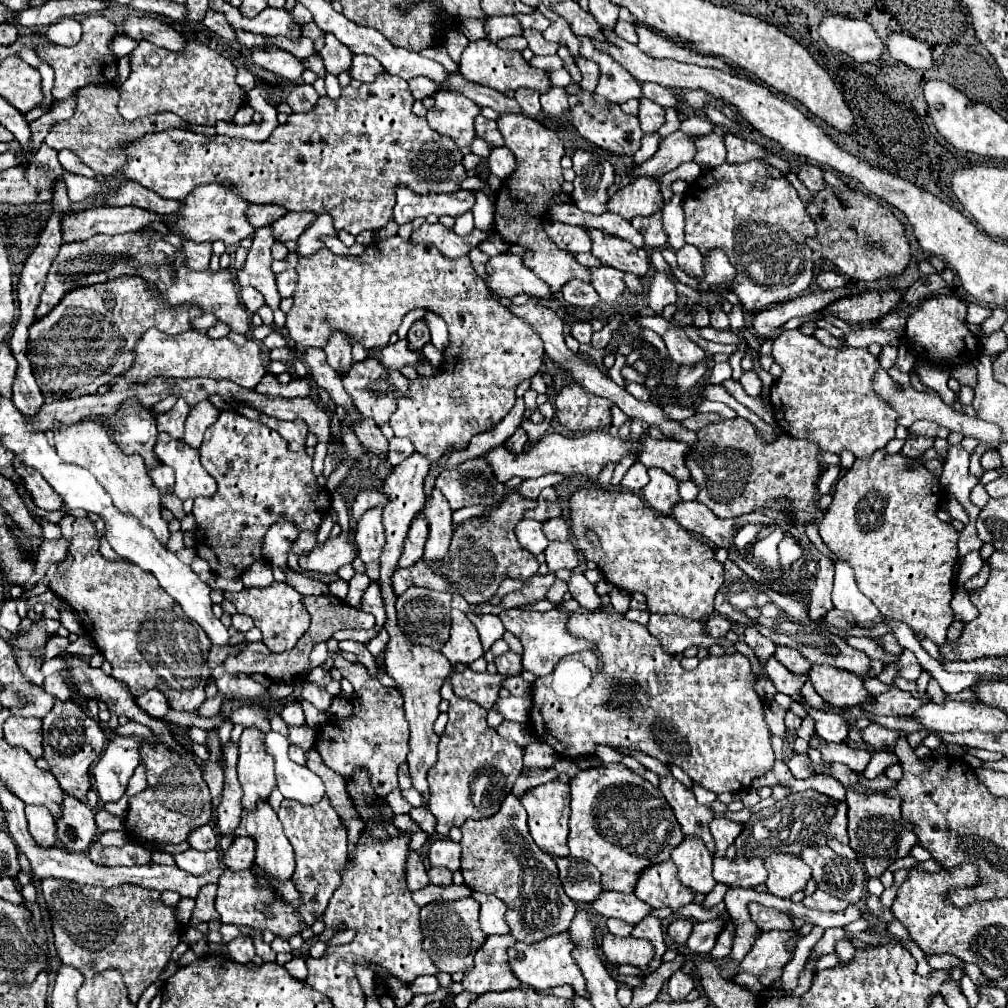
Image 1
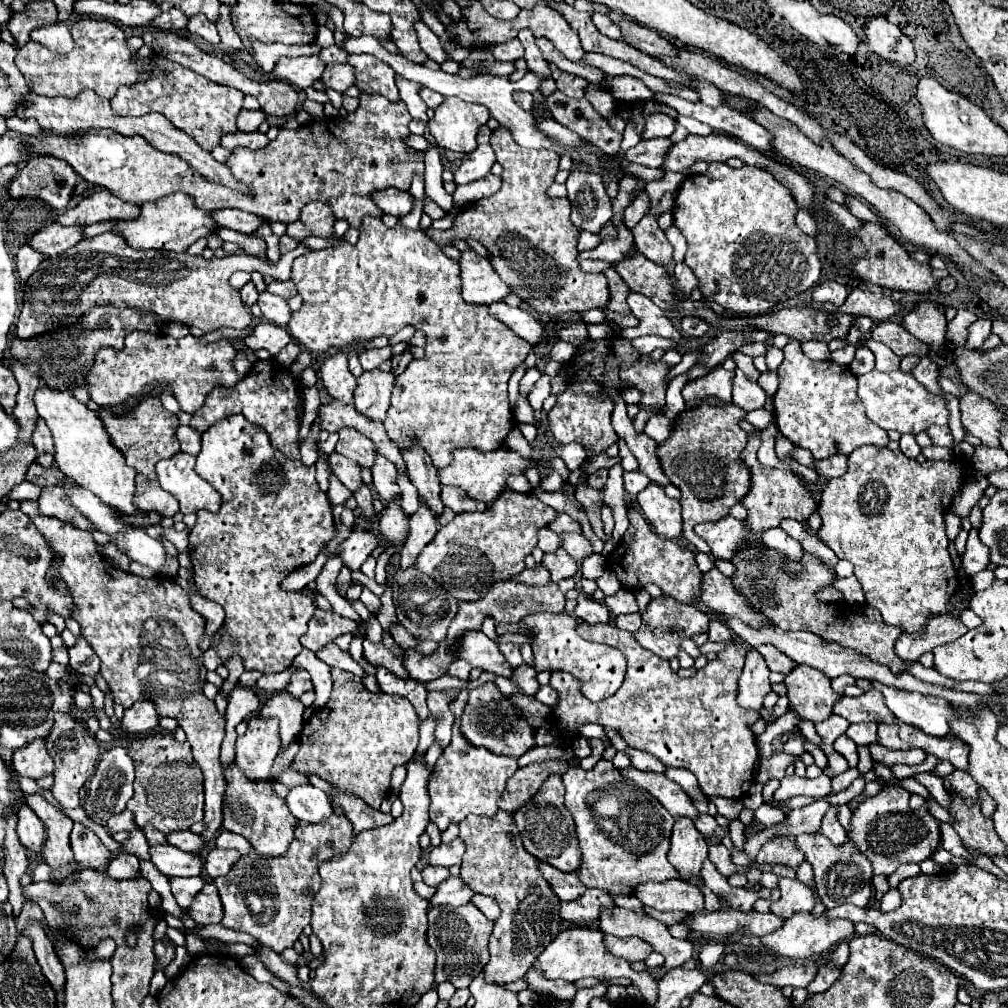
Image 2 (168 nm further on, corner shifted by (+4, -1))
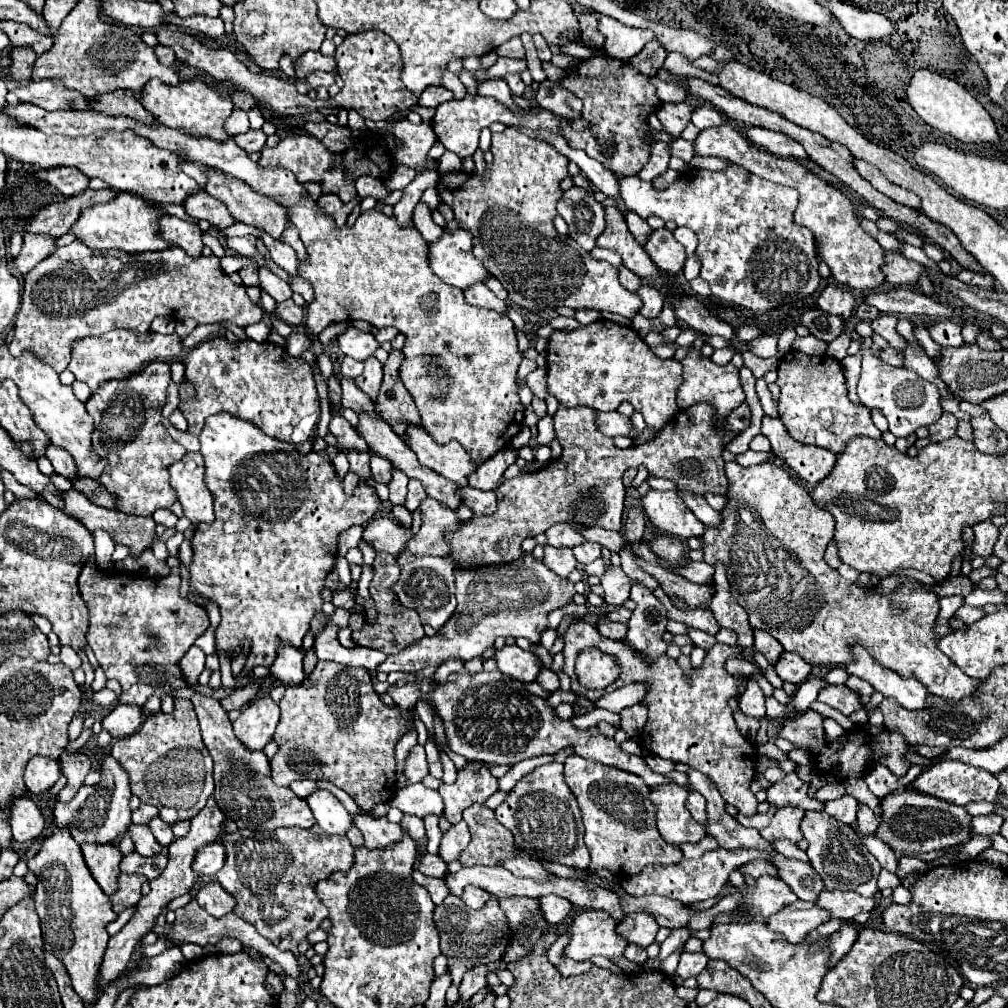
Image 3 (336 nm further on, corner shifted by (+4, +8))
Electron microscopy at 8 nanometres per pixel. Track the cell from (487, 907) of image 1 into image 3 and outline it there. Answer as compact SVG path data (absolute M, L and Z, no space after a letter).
M467 886L463 892L463 902L473 910L479 910L489 898L491 898L491 894L487 890L477 888L477 886Z

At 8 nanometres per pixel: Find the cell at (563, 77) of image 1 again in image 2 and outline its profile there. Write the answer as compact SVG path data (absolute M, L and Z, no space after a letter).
M351 37L351 39L345 39L345 51L347 53L371 53L371 55L377 55L377 59L385 59L385 63L389 63L399 75L403 75L405 79L409 81L417 81L445 97L459 97L467 103L481 103L485 105L493 119L499 121L501 127L509 129L515 143L521 145L521 147L527 147L527 149L549 149L549 151L555 151L557 155L565 155L565 157L571 157L575 163L583 165L583 157L579 155L579 151L575 147L565 147L565 145L559 145L557 141L553 141L551 137L547 137L545 133L541 133L537 129L537 123L535 123L535 117L529 113L529 111L523 111L519 109L519 105L513 101L513 91L537 91L541 81L543 79L537 79L537 75L533 75L531 71L519 79L519 81L511 81L509 77L493 77L493 75L473 75L473 77L459 77L459 75L449 75L449 73L443 73L443 71L431 71L427 69L425 65L417 65L417 63L409 63L405 61L401 55L397 53L389 53L381 47L381 43L375 39L375 37Z

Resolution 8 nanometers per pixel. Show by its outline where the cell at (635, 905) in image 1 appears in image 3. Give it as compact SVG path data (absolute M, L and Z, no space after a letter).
M549 894L549 896L541 896L541 910L545 914L545 920L549 924L559 924L563 922L571 912L573 912L573 904L567 898L561 898L557 894Z

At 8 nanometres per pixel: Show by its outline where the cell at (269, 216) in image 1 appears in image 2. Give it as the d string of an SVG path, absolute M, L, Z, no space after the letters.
M219 209L219 211L213 211L211 217L219 227L227 227L227 229L233 229L245 235L253 233L259 225L263 225L261 217L245 213L241 209Z

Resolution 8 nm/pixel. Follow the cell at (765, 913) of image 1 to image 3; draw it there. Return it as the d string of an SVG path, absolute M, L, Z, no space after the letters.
M569 756L565 760L565 782L577 798L585 824L585 846L591 852L589 870L609 870L617 880L639 874L649 864L679 864L683 852L679 846L667 844L657 830L657 806L649 802L651 788L625 770L601 766L587 758Z

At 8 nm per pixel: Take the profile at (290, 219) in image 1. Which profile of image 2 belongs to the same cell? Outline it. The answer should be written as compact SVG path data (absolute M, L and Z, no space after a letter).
M313 201L301 209L299 221L287 225L287 235L293 239L299 239L299 241L303 241L309 235L329 239L335 235L333 223L335 223L335 217L333 217L331 207L323 201Z

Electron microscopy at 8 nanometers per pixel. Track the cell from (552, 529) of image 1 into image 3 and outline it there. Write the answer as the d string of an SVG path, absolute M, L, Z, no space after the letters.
M587 540L581 546L573 546L573 554L575 554L579 564L589 564L601 556L601 544Z

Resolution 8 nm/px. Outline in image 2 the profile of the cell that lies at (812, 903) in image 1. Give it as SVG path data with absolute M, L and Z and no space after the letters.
M779 879L777 889L781 891L781 899L775 901L775 903L771 903L771 913L775 913L777 917L789 919L791 915L801 913L801 911L813 911L813 905L815 905L815 891L811 891L805 883L801 883L801 881L793 883L793 879Z

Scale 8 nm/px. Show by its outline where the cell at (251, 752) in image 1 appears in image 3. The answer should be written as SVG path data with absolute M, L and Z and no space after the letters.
M257 696L241 710L241 716L233 722L233 730L249 750L263 750L273 738L277 722L279 706L269 696Z

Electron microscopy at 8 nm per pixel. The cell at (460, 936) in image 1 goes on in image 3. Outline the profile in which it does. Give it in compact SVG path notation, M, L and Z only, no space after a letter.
M449 894L441 906L435 906L435 926L441 936L441 952L447 956L449 974L455 986L459 986L467 970L479 964L497 962L509 946L509 924L505 914L499 910L495 896L487 900L481 910L469 910L461 898L453 898L453 894Z

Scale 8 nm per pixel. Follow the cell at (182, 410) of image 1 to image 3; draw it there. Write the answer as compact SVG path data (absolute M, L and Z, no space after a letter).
M151 362L145 370L127 380L109 380L101 384L85 404L95 420L93 448L103 458L109 458L109 466L99 482L119 498L117 506L125 514L151 516L157 508L169 508L177 502L167 480L167 466L179 460L187 450L169 436L161 422L169 384L169 364Z

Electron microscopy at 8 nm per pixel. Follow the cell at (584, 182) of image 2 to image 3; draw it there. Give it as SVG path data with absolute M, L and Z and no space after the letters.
M571 186L569 190L563 192L561 202L557 204L557 212L563 216L563 220L569 224L569 236L579 242L587 252L591 252L595 248L595 240L597 236L605 230L605 208L601 202L595 200L595 194L591 190L579 188L579 186Z

